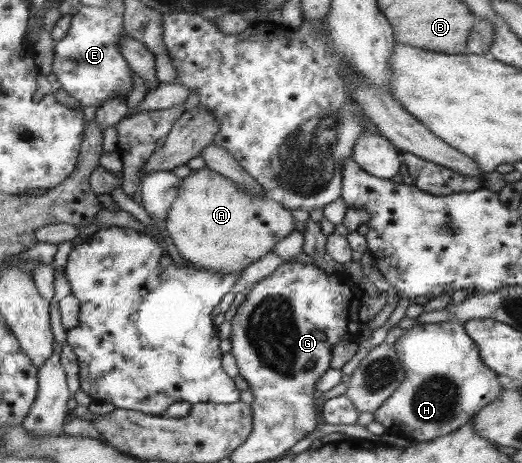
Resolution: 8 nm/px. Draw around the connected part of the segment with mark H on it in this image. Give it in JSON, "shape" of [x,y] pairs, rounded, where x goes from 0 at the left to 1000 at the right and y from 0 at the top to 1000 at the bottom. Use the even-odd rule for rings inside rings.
{"shape":[[[868,689],[839,698],[797,695],[774,713],[753,747],[772,797],[772,825],[715,892],[716,909],[732,918],[743,937],[768,940],[793,957],[833,950],[895,916],[921,881],[952,864],[960,851],[964,838],[952,823],[954,812],[921,782],[914,747],[891,719],[887,700]]]}

